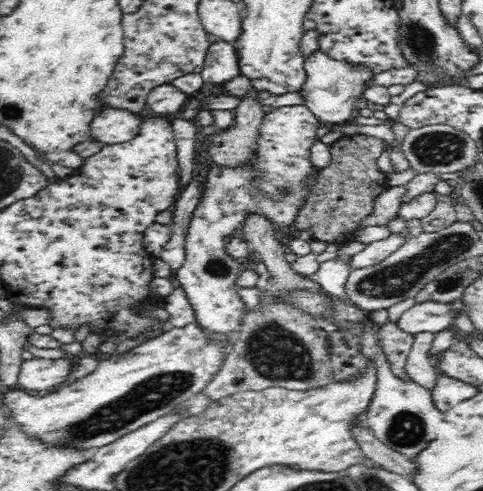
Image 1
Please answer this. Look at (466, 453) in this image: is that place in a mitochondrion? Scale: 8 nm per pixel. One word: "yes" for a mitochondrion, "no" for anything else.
no

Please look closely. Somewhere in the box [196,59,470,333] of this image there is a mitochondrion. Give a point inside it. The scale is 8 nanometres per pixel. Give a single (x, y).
(434, 149)

